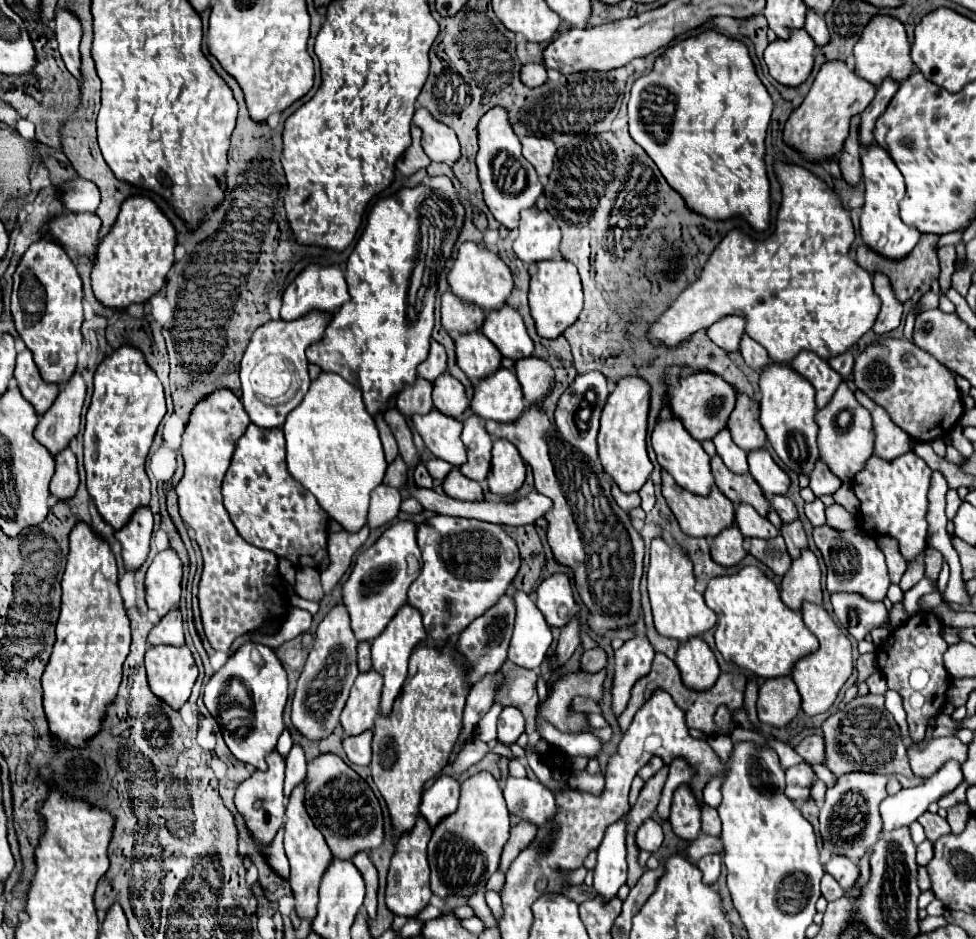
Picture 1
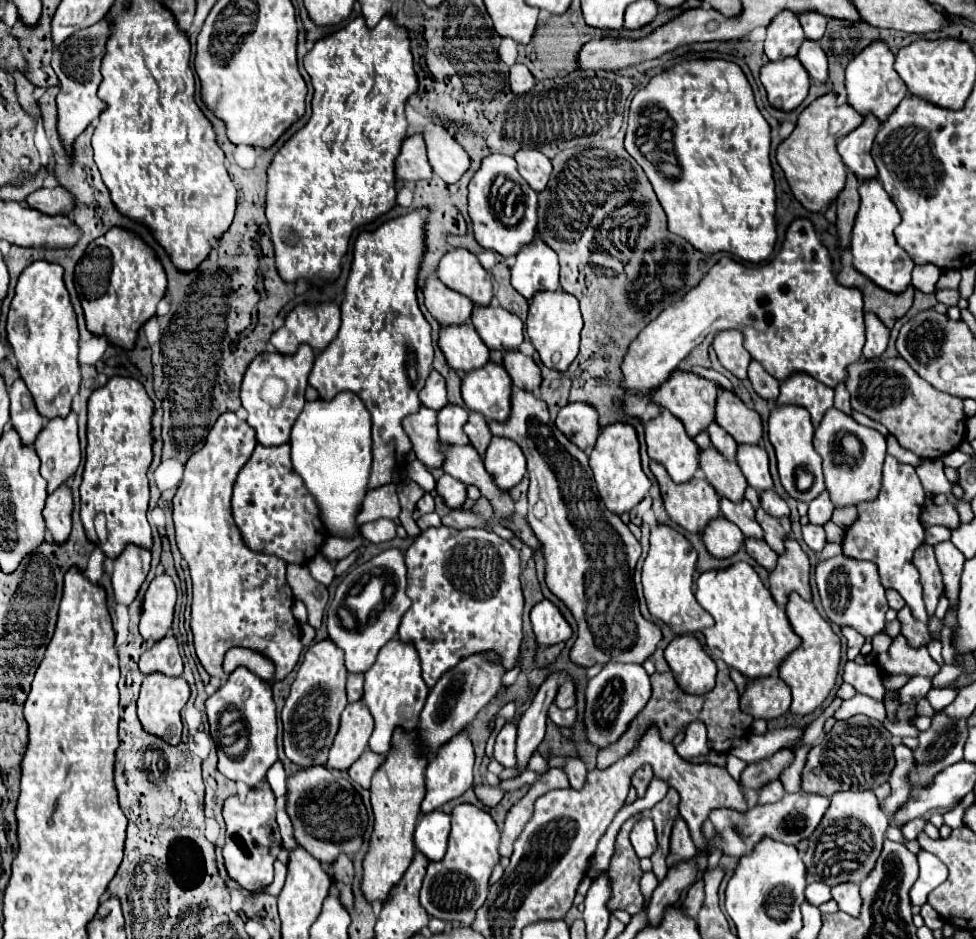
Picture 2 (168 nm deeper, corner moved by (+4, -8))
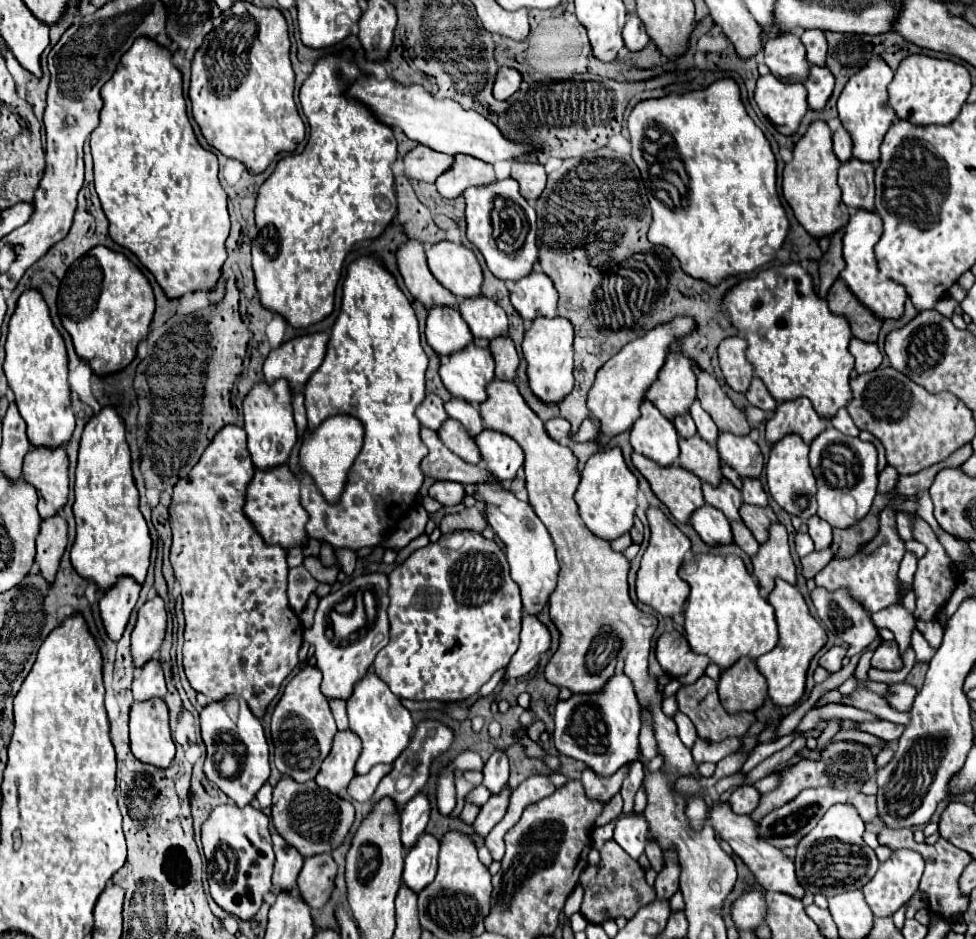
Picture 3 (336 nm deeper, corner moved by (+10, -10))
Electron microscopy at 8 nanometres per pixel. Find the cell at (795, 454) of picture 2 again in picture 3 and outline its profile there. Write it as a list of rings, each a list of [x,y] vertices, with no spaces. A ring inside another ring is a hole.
[[[787,435],[783,437],[779,443],[773,445],[771,449],[771,457],[767,461],[767,487],[771,497],[789,513],[789,515],[797,515],[801,519],[809,519],[817,513],[817,501],[815,501],[815,477],[811,473],[809,461],[807,461],[807,453],[809,453],[809,445],[805,445],[801,441],[801,437],[797,435]],[[795,497],[807,497],[807,505],[799,507],[795,503]]]

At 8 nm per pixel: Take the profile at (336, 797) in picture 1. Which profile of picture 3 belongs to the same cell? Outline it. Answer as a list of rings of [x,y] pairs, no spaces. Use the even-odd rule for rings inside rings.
[[[283,777],[273,789],[273,825],[277,833],[289,841],[303,857],[331,853],[347,837],[353,825],[353,805],[341,797],[333,797],[329,791],[319,789],[315,781],[297,783],[291,777]]]

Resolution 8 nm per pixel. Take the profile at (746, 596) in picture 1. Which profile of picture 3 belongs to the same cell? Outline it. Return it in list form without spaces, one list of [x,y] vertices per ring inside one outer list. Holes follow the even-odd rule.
[[[709,553],[693,555],[691,559],[681,563],[679,577],[683,581],[687,581],[691,587],[683,615],[685,615],[685,639],[695,653],[707,655],[721,669],[727,669],[739,657],[757,659],[757,657],[769,653],[777,645],[779,633],[777,633],[777,623],[775,623],[775,611],[761,597],[759,585],[747,573],[745,563],[739,555],[709,555]]]

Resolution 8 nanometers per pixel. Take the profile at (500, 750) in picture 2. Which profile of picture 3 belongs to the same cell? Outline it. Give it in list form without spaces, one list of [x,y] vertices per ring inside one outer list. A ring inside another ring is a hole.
[[[495,751],[483,767],[483,785],[493,795],[493,793],[501,793],[501,789],[507,785],[507,779],[509,779],[507,755],[503,751]]]

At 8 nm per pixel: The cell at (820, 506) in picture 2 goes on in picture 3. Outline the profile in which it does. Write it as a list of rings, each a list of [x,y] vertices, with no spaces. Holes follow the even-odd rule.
[[[817,515],[811,517],[811,519],[807,521],[807,525],[809,525],[809,535],[811,535],[813,543],[815,543],[815,551],[827,549],[827,547],[831,545],[831,539],[833,539],[833,535],[831,535],[831,525],[829,525],[827,521],[821,521]]]

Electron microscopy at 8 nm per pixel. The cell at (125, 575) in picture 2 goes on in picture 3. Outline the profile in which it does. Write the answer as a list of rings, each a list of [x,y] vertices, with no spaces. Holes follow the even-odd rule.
[[[121,577],[119,583],[107,591],[107,595],[99,601],[99,613],[105,627],[105,633],[109,639],[119,641],[125,625],[129,621],[129,615],[137,603],[141,585],[131,581],[129,577]]]

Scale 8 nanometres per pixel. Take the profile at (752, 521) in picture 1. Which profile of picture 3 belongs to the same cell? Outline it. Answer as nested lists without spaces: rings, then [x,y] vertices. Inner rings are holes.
[[[721,479],[717,487],[703,483],[703,497],[705,497],[705,503],[721,509],[727,519],[739,521],[739,507],[743,505],[743,501],[741,501],[739,489],[733,487],[729,479]]]

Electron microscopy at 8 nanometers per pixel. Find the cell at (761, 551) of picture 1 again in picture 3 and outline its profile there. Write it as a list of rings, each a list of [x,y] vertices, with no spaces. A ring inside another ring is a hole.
[[[731,521],[731,529],[733,529],[733,541],[749,555],[753,557],[759,551],[759,543],[755,541],[755,537],[749,533],[749,529],[745,527],[743,521]]]

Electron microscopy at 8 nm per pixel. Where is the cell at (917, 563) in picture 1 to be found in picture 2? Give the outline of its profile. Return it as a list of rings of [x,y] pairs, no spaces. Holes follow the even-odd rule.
[[[907,605],[897,613],[897,619],[901,621],[901,633],[907,637],[909,645],[919,647],[919,645],[927,645],[931,641],[927,625],[925,623],[917,623]]]

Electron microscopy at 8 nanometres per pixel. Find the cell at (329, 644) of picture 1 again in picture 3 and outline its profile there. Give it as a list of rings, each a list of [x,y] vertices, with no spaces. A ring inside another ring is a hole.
[[[303,663],[299,675],[293,677],[291,683],[285,687],[285,693],[279,699],[271,719],[275,767],[279,769],[279,773],[289,775],[299,783],[305,783],[315,777],[323,759],[329,755],[333,737],[337,733],[335,721],[329,709],[329,701],[325,701],[319,685],[321,685],[321,673],[313,665]]]

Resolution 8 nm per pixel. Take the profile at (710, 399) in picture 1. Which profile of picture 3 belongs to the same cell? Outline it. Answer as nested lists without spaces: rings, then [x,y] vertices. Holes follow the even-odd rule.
[[[669,349],[657,381],[645,393],[645,397],[667,419],[673,419],[677,413],[689,411],[689,405],[697,399],[697,377],[691,367],[693,363],[689,361],[689,357],[685,357],[677,349]]]

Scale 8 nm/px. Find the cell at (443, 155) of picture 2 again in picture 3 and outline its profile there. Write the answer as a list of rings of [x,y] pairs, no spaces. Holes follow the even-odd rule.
[[[457,155],[453,169],[449,169],[447,173],[443,173],[435,185],[437,191],[447,197],[447,199],[455,199],[459,195],[463,195],[463,191],[467,187],[481,187],[481,185],[491,185],[493,181],[497,181],[493,165],[483,163],[475,157],[467,157],[467,155]]]

